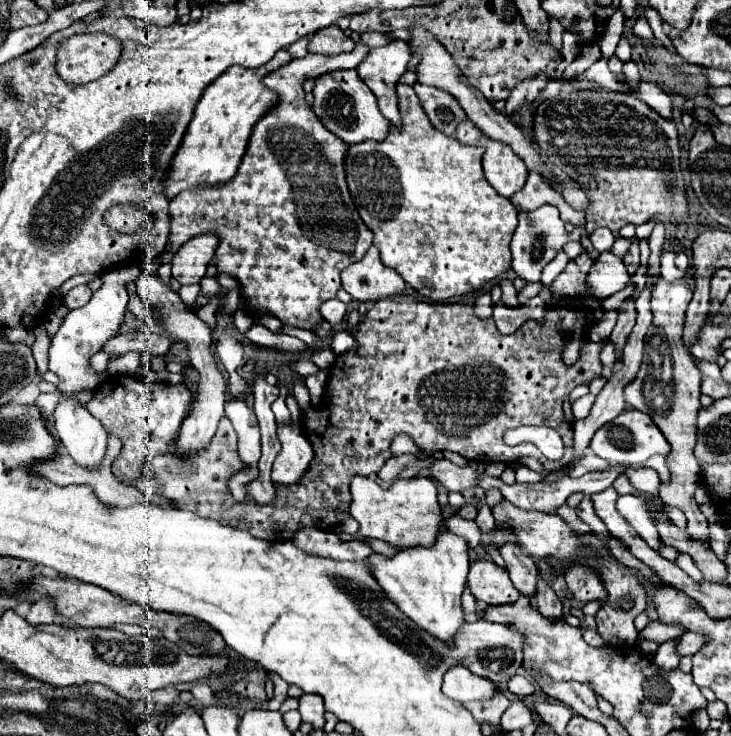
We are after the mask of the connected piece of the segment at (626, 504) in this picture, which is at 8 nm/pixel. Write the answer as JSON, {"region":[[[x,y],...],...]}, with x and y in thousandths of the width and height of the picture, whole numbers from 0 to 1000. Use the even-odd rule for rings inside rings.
{"region":[[[850,673],[844,678],[844,694],[888,743],[899,746],[902,724],[899,724],[893,708],[888,705],[888,697],[885,697],[880,678],[871,678],[869,673]]]}

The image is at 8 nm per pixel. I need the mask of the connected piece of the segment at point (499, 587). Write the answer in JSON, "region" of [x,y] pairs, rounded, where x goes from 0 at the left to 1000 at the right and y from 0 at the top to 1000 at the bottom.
{"region":[[[655,760],[644,765],[639,795],[650,808],[650,814],[666,822],[705,819],[713,811],[713,806],[702,798],[694,773],[666,760]]]}

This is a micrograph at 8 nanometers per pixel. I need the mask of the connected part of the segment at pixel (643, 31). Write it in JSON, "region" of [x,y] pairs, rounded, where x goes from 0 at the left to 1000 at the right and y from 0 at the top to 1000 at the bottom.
{"region":[[[880,22],[869,27],[866,45],[871,53],[880,56],[893,54],[896,52],[885,26]]]}

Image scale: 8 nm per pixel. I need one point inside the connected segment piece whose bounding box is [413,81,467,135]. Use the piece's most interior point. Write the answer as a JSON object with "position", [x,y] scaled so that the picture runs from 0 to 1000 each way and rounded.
{"position":[607,152]}

